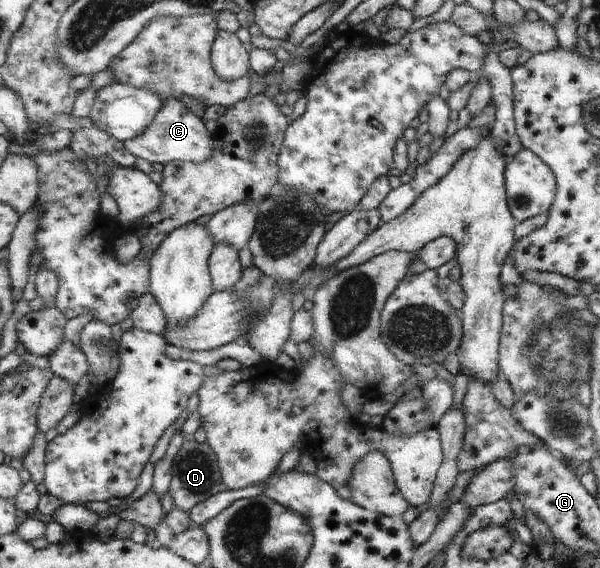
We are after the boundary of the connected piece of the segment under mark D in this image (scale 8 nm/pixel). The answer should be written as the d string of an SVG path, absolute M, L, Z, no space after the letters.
M188 439L182 445L174 461L170 490L174 506L185 510L189 514L199 502L208 500L211 496L228 489L223 481L219 460L213 448L206 442L198 443L196 440Z

